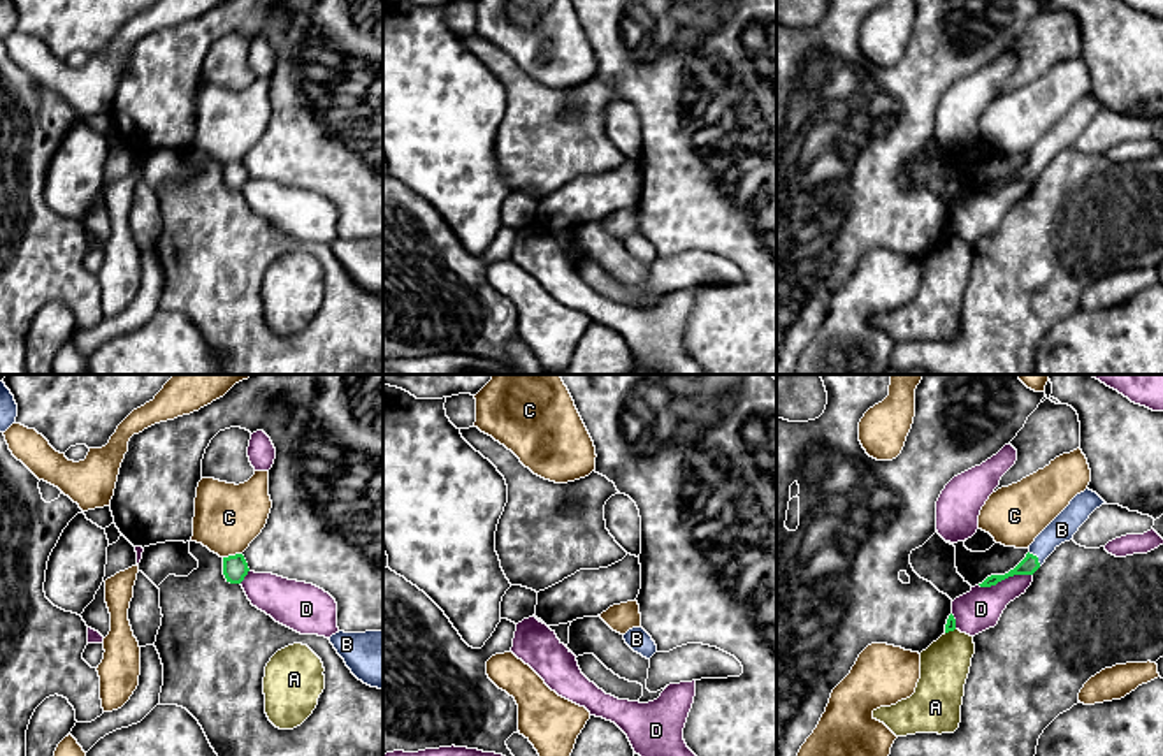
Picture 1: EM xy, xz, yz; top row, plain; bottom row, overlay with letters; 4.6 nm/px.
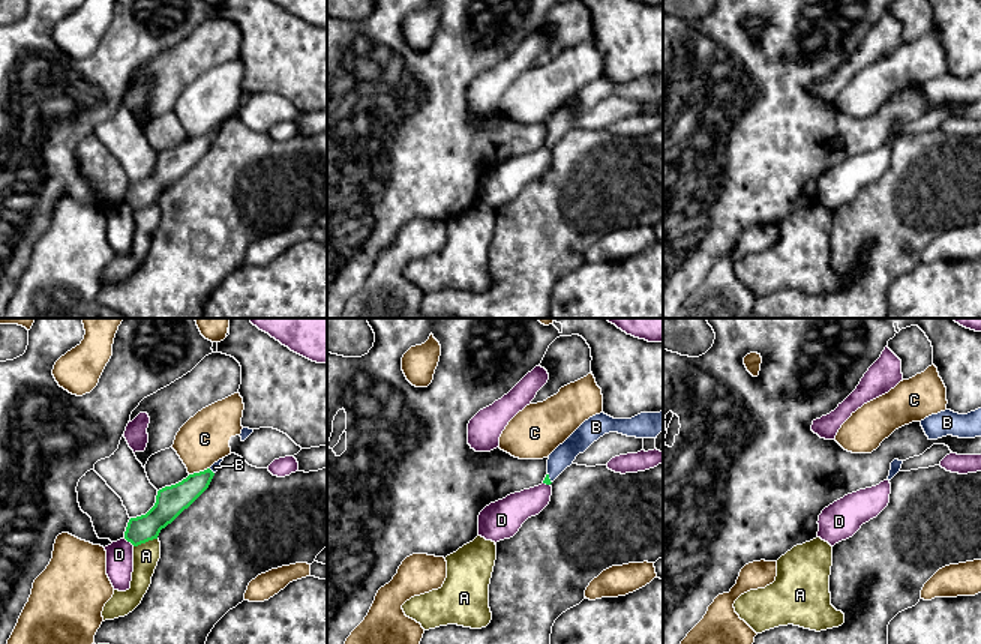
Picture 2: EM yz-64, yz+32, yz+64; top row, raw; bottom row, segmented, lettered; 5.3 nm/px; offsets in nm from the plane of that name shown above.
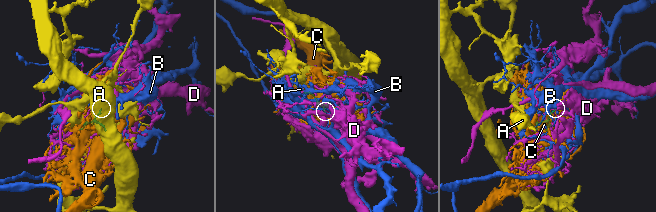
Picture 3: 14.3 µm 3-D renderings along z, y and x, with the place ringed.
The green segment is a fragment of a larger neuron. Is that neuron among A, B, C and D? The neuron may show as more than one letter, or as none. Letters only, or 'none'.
B

